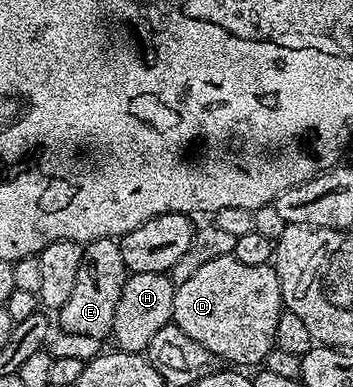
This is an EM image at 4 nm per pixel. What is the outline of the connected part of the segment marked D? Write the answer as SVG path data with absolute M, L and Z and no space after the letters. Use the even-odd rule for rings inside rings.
M221 256L176 286L171 322L209 352L217 352L224 363L235 368L258 367L266 363L268 352L276 349L277 320L284 309L274 265L254 267L233 256Z

